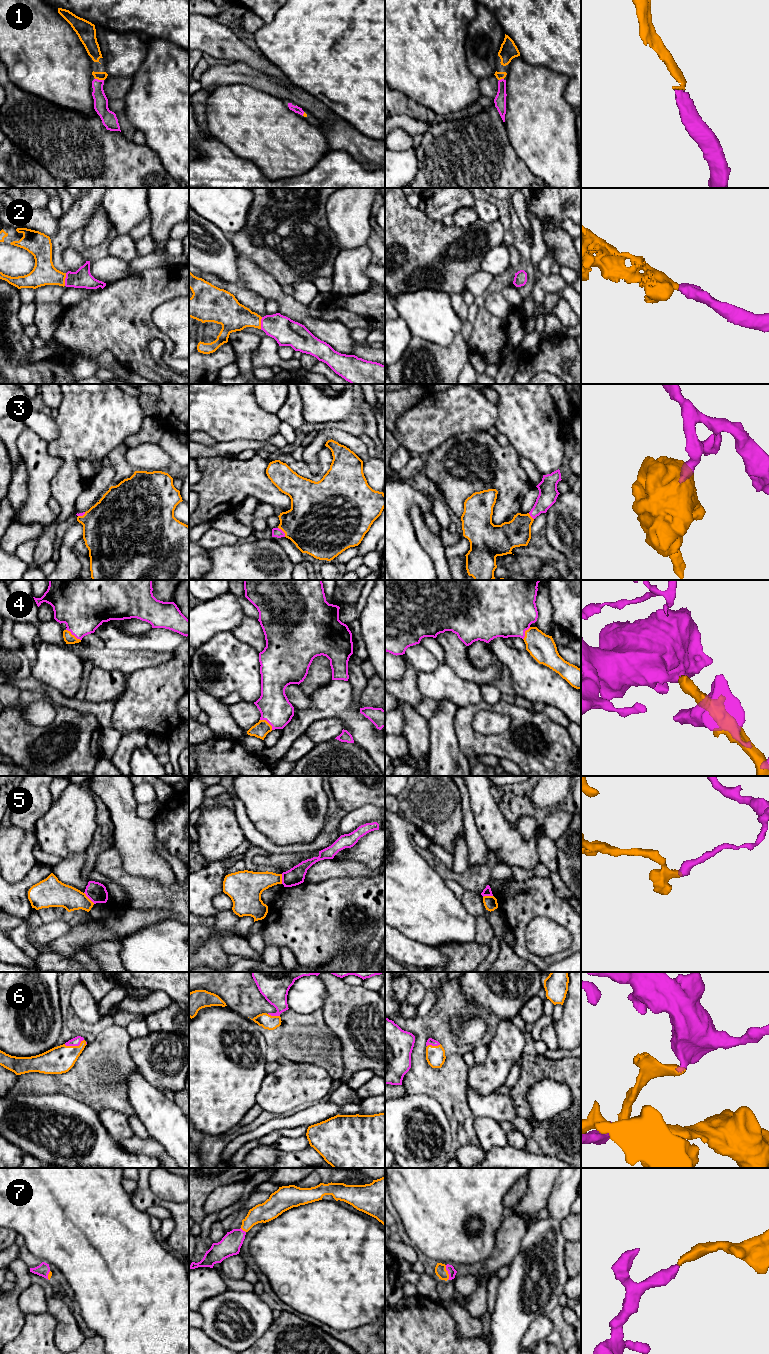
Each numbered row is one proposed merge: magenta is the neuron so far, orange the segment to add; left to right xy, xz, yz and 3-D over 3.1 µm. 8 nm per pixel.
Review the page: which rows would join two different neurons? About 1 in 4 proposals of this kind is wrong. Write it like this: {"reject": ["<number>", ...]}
{"reject": ["5"]}

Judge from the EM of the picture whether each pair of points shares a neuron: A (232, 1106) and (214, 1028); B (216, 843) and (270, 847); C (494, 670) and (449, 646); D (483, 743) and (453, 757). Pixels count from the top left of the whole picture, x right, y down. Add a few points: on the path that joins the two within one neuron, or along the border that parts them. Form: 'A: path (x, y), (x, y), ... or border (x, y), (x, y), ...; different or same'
A: path (217, 1087), (217, 1047); same
B: border (235, 816), (245, 838); different
C: path (482, 673), (473, 673), (458, 658); same
D: border (454, 731), (460, 751), (471, 764); different

